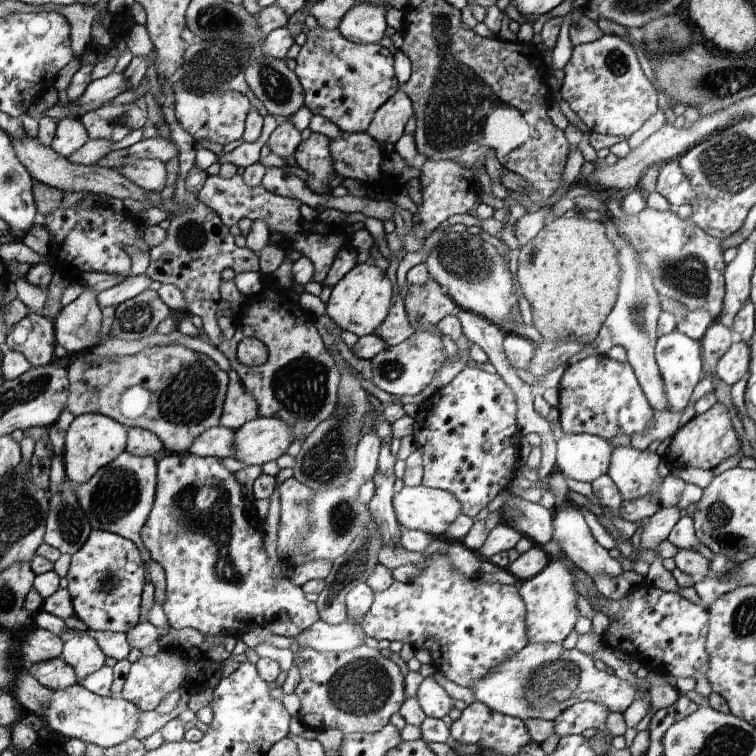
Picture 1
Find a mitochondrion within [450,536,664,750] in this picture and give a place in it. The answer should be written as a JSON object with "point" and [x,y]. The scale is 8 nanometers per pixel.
{"point":[551,685]}

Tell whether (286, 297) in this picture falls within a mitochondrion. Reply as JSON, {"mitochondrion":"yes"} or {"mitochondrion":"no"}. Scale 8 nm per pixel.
{"mitochondrion":"no"}

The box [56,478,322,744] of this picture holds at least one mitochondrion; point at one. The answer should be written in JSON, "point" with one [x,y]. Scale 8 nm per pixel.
{"point":[107,581]}

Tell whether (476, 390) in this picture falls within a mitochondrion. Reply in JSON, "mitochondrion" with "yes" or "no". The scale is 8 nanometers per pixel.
{"mitochondrion":"no"}

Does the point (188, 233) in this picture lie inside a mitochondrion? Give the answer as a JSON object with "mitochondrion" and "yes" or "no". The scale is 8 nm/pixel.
{"mitochondrion":"yes"}

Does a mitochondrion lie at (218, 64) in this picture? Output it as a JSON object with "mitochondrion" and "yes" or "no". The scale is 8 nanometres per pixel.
{"mitochondrion":"yes"}

